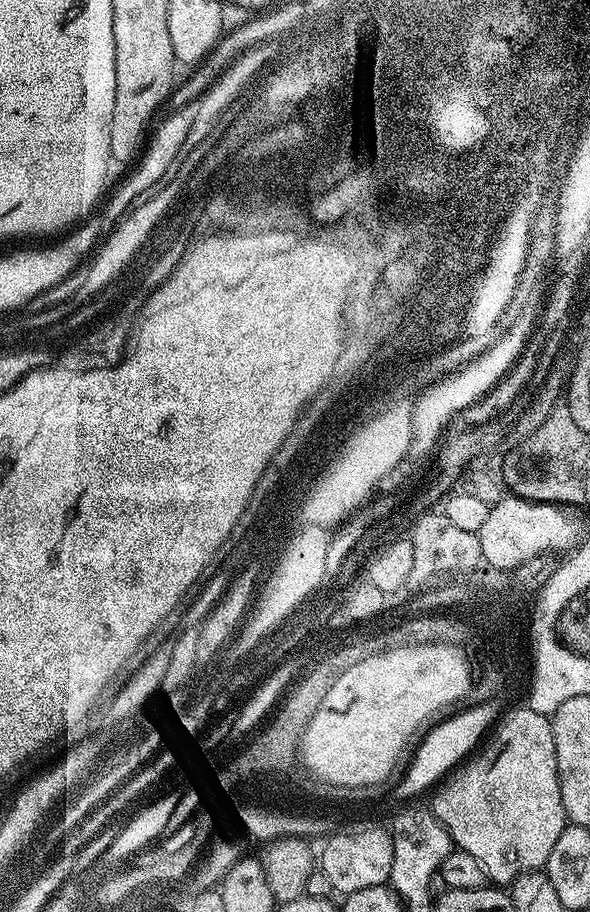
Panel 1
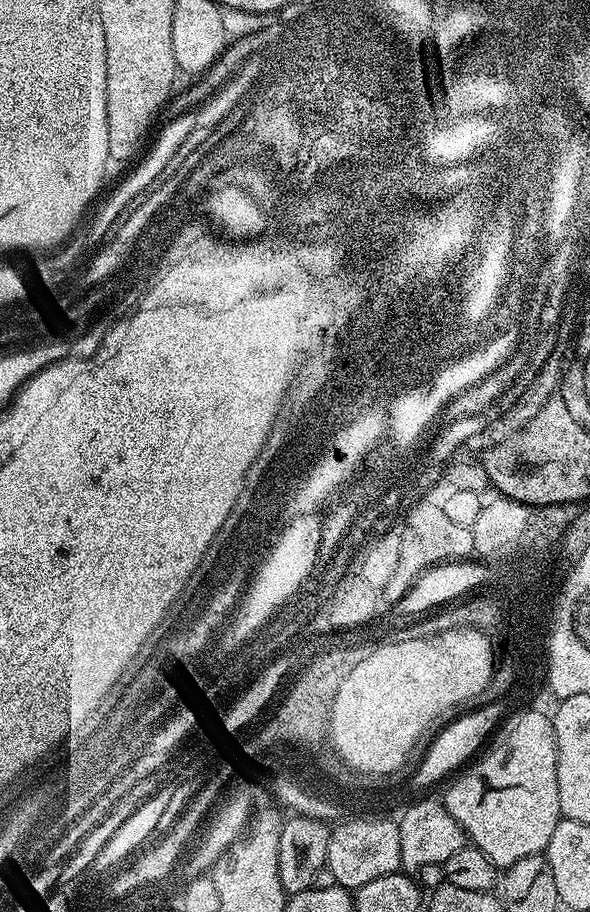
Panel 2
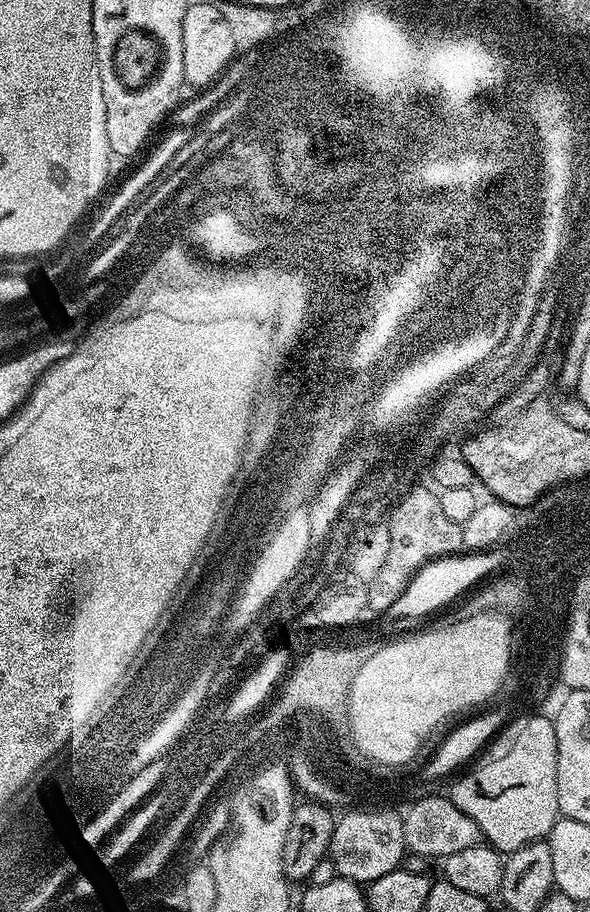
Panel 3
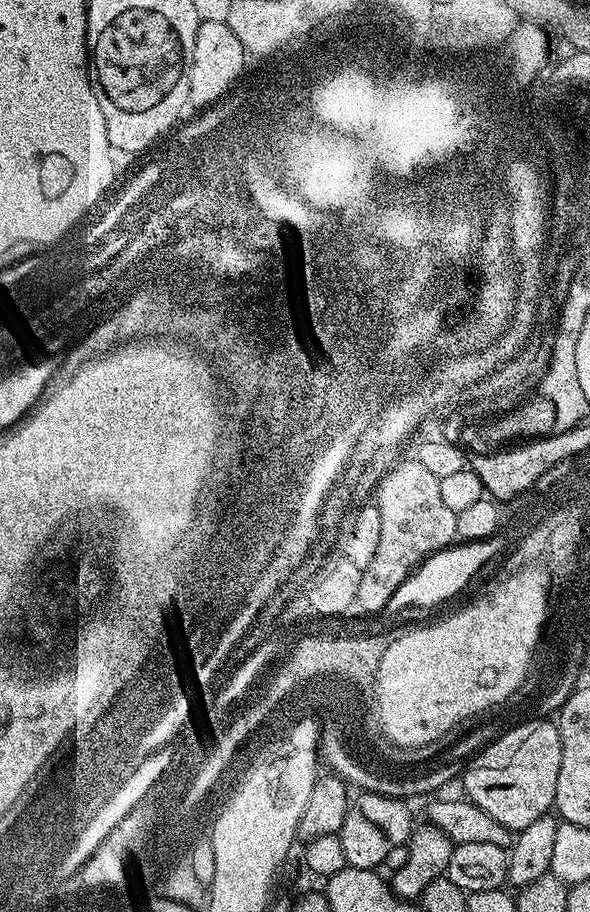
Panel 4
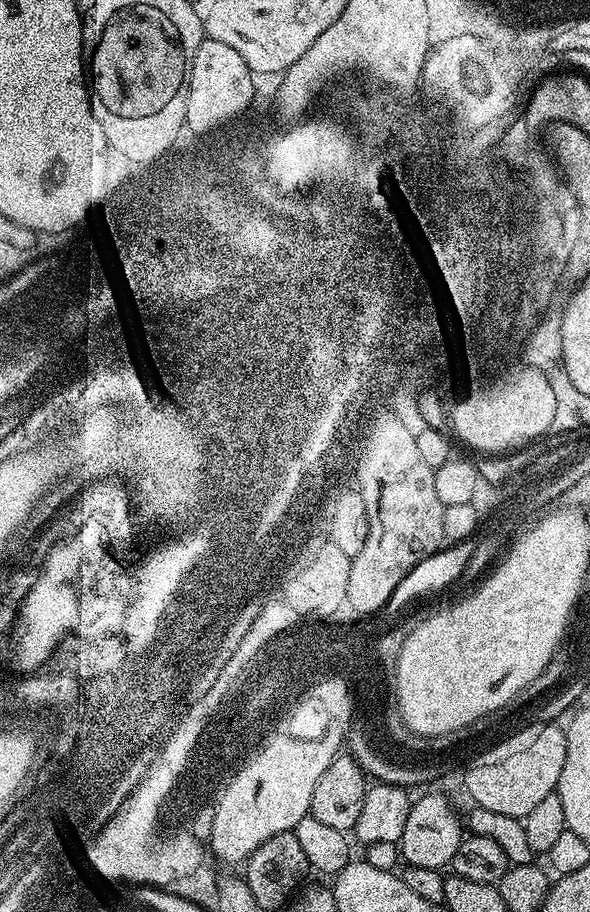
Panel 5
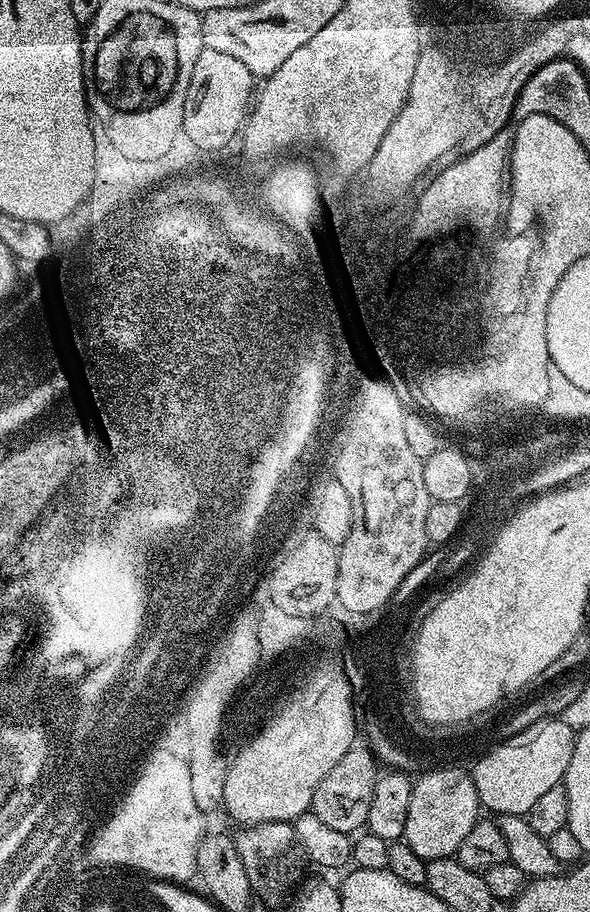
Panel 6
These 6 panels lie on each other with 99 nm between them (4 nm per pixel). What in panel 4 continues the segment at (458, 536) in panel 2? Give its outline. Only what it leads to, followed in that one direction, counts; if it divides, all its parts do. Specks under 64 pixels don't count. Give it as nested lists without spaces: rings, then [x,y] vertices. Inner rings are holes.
[[[407,468],[393,472],[392,476],[384,481],[380,488],[380,507],[382,528],[378,534],[378,546],[374,550],[374,558],[370,562],[372,570],[366,570],[362,576],[361,585],[358,589],[358,599],[364,604],[364,608],[372,608],[376,614],[383,613],[393,598],[394,592],[398,590],[409,575],[427,560],[430,555],[447,548],[457,539],[456,534],[456,512],[449,510],[442,503],[442,490],[436,487],[436,481],[428,472]]]

